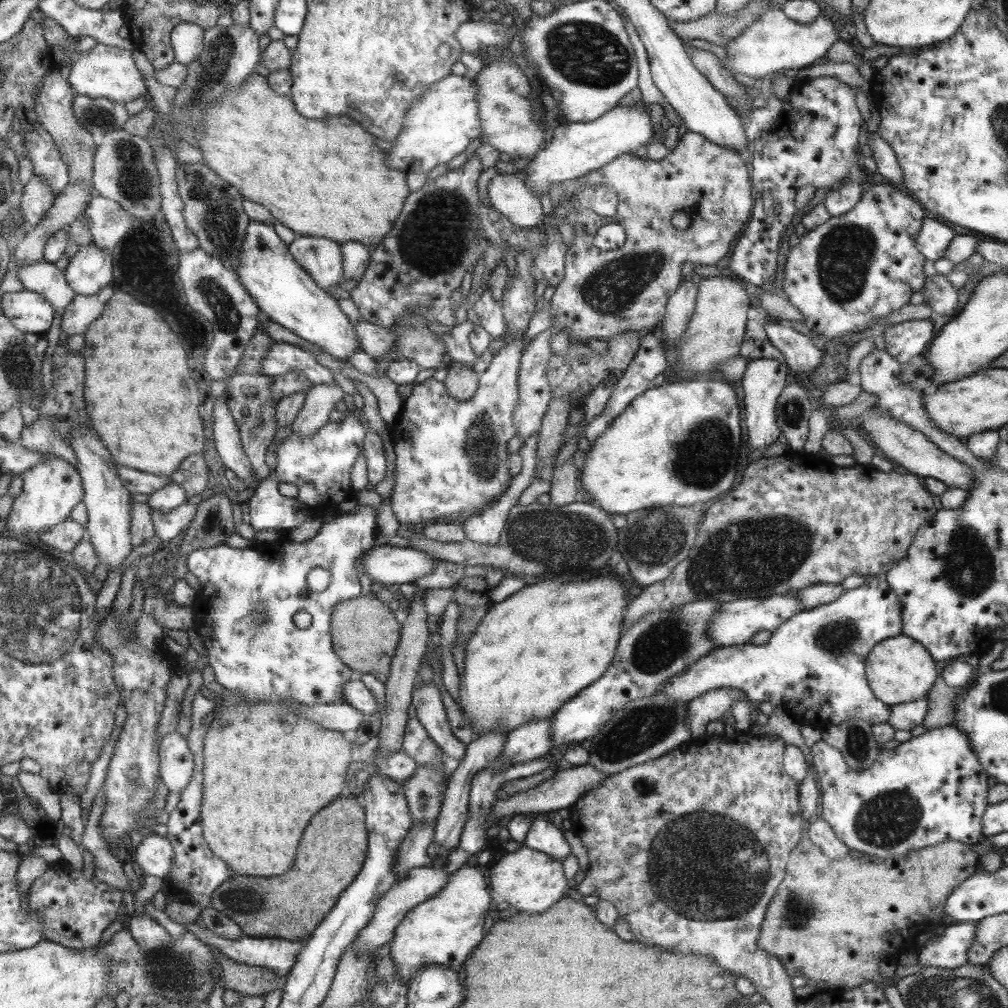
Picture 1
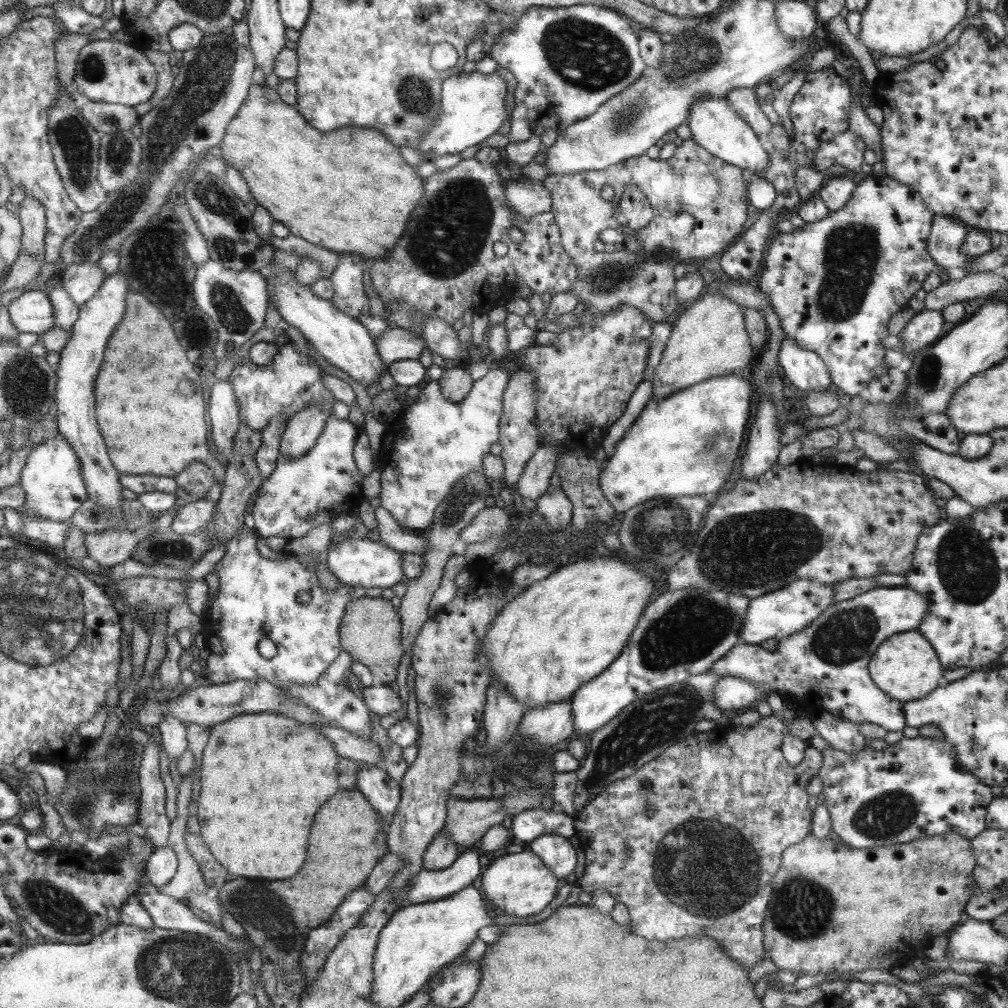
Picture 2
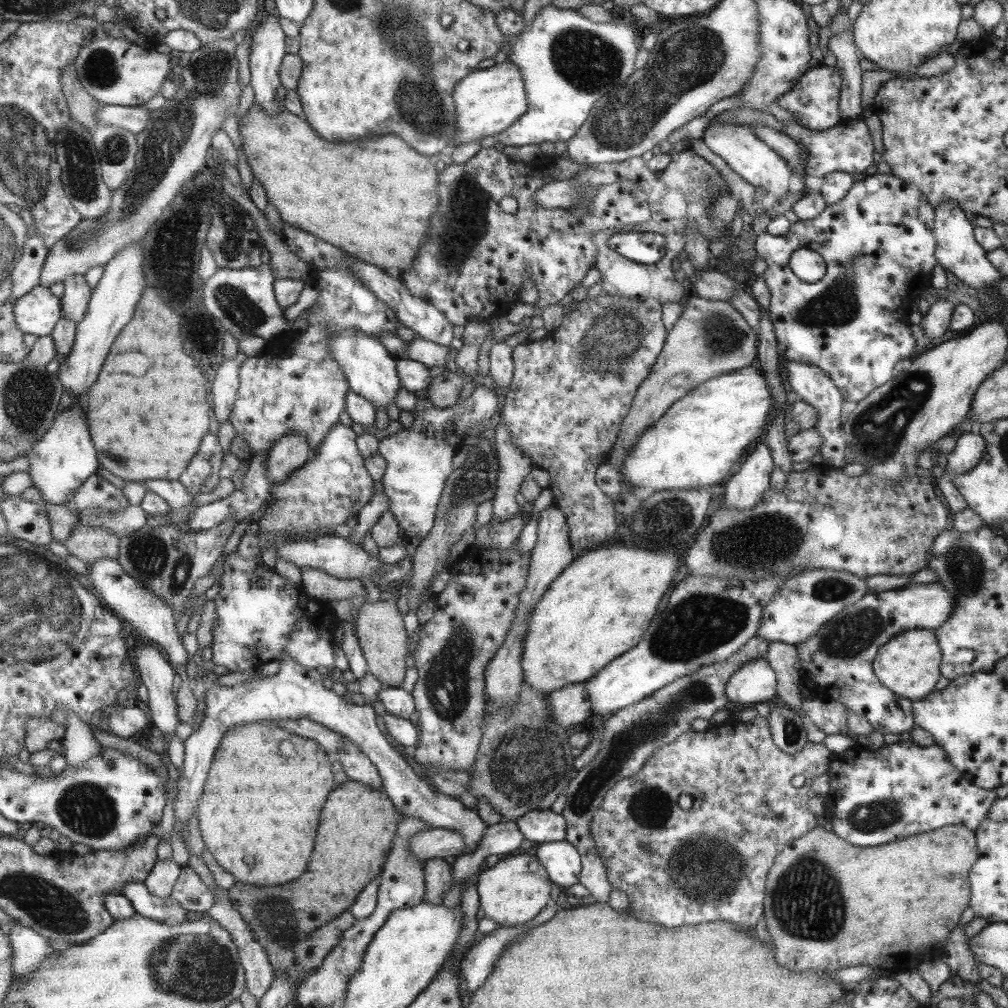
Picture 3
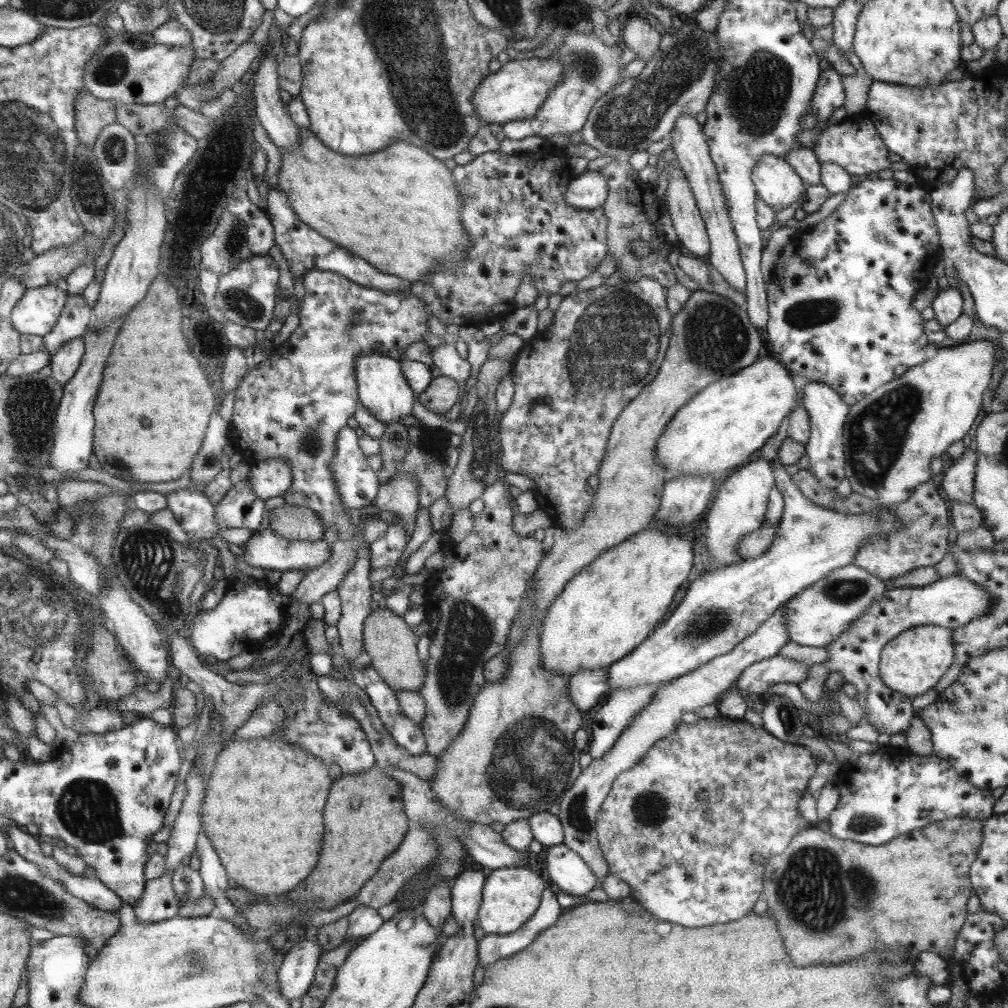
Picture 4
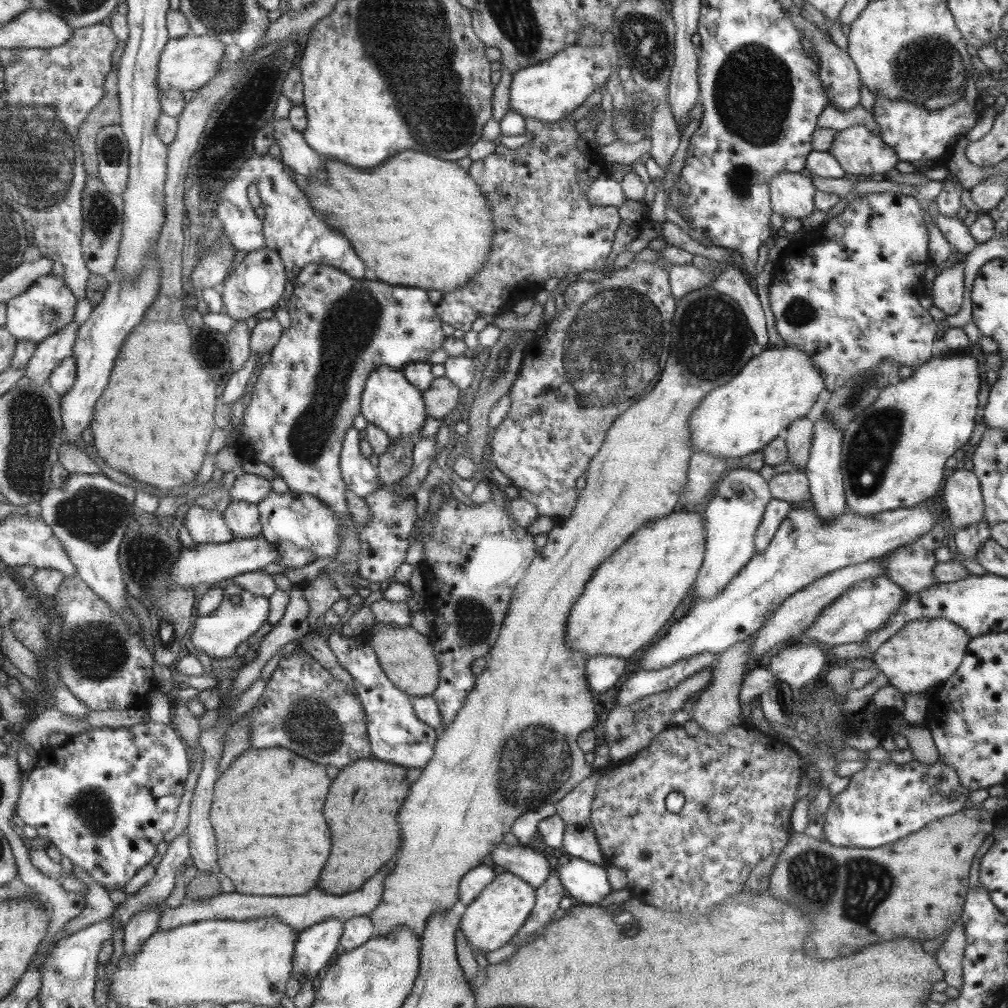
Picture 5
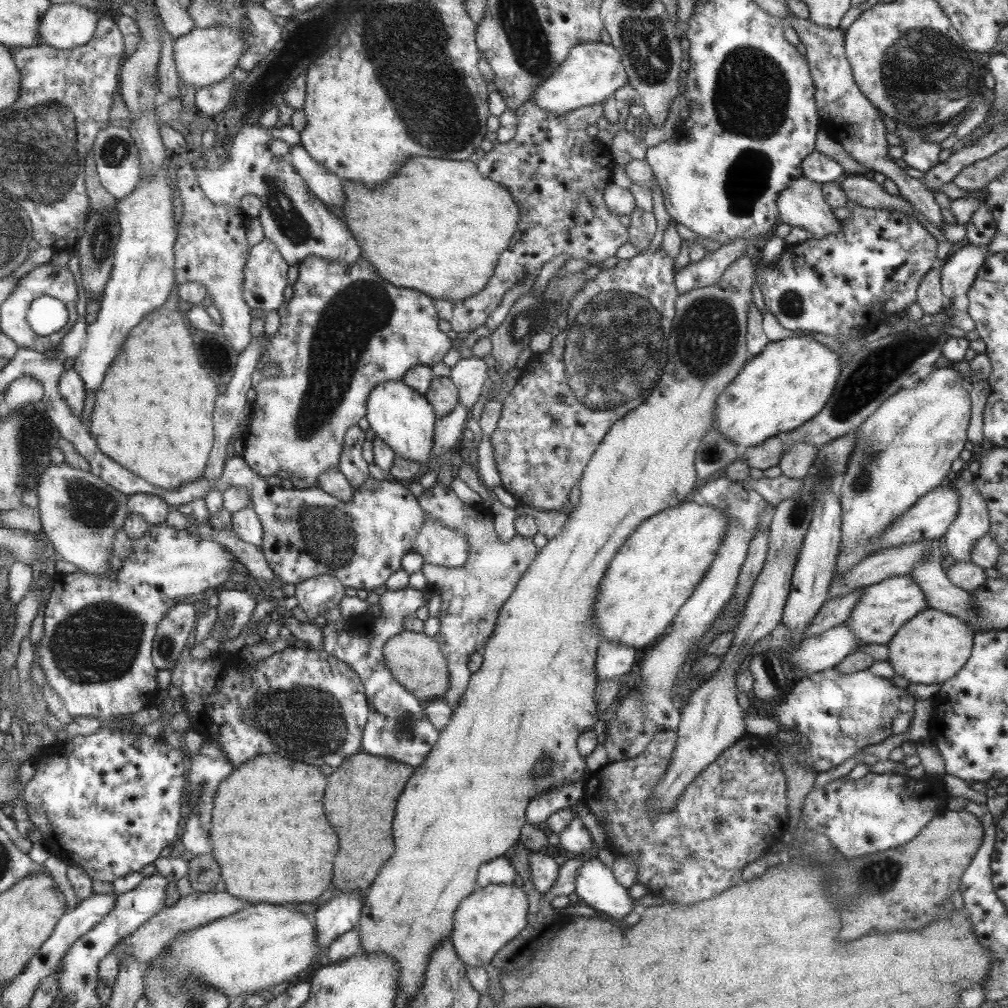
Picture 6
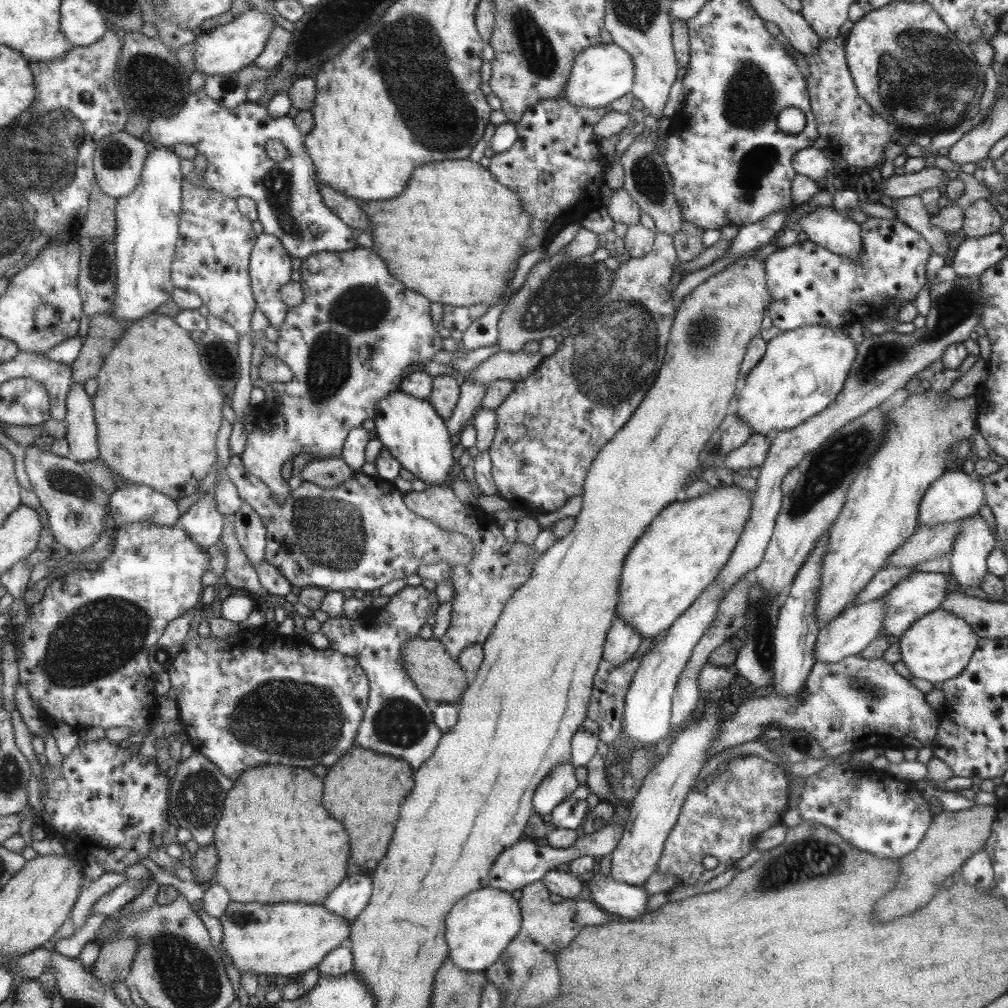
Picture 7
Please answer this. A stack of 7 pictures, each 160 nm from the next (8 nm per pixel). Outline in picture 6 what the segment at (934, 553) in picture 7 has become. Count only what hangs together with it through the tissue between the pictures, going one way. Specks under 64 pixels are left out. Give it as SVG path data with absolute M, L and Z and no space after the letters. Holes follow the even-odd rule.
M919 541L869 554L841 578L832 579L828 599L849 594L859 587L881 583L893 576L907 575L915 563L926 557L924 553L927 552L927 546L929 542Z

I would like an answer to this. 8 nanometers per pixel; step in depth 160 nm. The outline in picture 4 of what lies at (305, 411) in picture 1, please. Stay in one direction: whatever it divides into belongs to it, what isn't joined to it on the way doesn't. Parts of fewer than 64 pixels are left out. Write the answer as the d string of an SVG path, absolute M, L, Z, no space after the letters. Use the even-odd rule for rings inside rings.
M265 459L253 464L247 474L257 498L262 501L273 496L283 496L291 486L291 467L283 459Z

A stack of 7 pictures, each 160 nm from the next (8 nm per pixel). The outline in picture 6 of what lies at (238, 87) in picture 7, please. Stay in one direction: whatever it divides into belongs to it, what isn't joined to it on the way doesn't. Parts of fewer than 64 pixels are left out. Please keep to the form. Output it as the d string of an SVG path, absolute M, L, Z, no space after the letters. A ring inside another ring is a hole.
M229 76L208 86L193 89L194 106L208 118L218 117L229 104L233 94L233 79Z

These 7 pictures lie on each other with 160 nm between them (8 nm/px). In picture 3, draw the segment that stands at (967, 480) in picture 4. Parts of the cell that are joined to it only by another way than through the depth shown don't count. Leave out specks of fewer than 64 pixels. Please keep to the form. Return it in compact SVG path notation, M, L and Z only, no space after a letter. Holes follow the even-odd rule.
M959 433L955 447L943 459L947 466L947 476L968 471L984 456L986 449L987 439L982 434Z

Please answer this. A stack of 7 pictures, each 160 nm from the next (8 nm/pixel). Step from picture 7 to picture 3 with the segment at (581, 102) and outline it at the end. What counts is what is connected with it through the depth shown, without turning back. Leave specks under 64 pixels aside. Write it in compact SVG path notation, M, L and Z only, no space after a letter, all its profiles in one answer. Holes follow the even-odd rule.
M508 61L465 76L457 82L453 98L456 104L456 130L455 135L452 136L455 142L450 150L485 136L499 135L528 110L528 94L523 77L517 66Z

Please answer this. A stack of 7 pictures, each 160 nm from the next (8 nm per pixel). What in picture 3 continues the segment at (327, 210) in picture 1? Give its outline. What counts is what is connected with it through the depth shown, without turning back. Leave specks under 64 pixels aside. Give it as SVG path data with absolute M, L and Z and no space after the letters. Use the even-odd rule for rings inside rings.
M251 105L238 121L238 133L241 136L241 148L245 162L253 175L255 182L265 190L266 201L275 207L277 214L282 222L295 225L297 228L304 229L305 232L312 233L313 236L327 241L336 248L343 249L348 256L364 261L367 264L376 265L377 268L393 272L400 272L412 266L412 260L417 252L417 244L423 240L427 232L427 220L433 212L433 208L439 206L437 195L437 180L440 176L436 173L434 163L429 162L429 158L421 156L416 149L402 141L402 138L395 135L383 135L379 138L355 139L349 142L325 142L320 134L315 134L313 128L301 117L287 112L284 109L278 110L273 116L268 115L261 106Z

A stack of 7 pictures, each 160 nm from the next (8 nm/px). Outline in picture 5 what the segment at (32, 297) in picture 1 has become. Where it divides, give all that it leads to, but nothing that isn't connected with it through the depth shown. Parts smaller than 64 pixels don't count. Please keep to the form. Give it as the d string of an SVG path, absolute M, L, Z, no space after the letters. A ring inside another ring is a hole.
M52 274L42 276L29 290L26 290L21 296L11 299L7 303L8 321L5 326L13 336L19 341L35 341L39 342L56 335L62 328L71 324L76 318L76 309L80 300L73 294L71 288L66 283L63 276L55 277ZM43 311L55 311L57 313L56 321L46 323L41 319Z

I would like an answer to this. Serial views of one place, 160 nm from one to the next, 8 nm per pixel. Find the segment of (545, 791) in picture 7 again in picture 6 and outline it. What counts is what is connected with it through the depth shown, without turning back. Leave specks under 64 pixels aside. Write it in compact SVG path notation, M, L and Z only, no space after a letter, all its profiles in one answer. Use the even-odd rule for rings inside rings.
M577 783L561 785L559 789L536 796L526 808L526 822L531 826L537 826L539 822L547 820L553 812L575 805L582 798L584 792L584 783Z

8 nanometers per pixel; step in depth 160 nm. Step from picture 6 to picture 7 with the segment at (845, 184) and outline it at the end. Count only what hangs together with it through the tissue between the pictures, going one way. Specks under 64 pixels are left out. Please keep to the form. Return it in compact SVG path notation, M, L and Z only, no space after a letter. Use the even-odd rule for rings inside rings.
M919 195L906 196L903 198L890 198L891 208L895 216L909 228L916 229L928 243L932 245L934 254L944 257L949 243L945 240L944 232L930 223L930 215L922 205Z

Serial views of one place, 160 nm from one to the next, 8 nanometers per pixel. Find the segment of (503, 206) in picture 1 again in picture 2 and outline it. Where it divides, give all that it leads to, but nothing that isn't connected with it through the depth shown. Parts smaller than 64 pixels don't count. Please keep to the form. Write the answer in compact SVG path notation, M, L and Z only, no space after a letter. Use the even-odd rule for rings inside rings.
M520 176L510 180L504 188L504 200L521 218L530 218L550 210L550 194L542 181L525 179Z

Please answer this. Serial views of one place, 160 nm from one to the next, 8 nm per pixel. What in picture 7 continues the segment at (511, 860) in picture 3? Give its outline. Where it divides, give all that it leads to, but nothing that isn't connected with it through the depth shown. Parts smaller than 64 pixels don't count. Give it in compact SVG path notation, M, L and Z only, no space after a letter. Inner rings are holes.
M489 886L470 892L456 902L444 919L447 958L461 970L484 971L500 958L504 948L519 934L522 922L519 901L510 893Z

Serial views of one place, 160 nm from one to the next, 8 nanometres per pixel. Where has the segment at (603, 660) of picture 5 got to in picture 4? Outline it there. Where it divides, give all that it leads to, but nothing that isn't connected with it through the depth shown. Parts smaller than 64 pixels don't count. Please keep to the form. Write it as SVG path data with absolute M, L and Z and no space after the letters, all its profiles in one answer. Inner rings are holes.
M606 669L581 670L568 677L568 696L581 714L593 708L603 694L608 693Z

